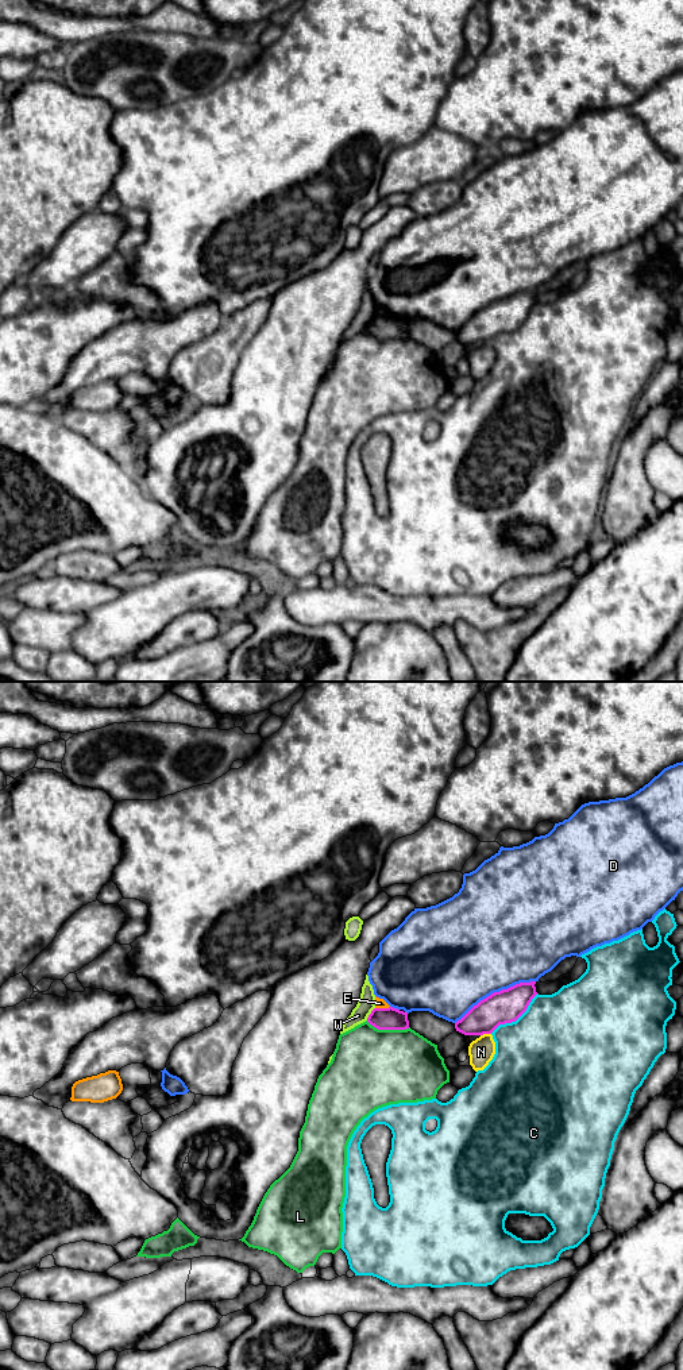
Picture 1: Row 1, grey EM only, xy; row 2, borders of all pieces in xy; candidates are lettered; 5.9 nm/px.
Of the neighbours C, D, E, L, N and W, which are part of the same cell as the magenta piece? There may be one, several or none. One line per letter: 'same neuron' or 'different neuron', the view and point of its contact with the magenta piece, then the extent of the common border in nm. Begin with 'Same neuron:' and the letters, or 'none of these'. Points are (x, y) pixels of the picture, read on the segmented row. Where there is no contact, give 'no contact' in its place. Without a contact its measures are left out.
Same neuron: none of these
C: different neuron; meets magenta in xy at (516, 1019); contact 380 nm long
D: different neuron; meets magenta in xy at (494, 992); contact 550 nm long
E: different neuron; meets magenta in xy at (382, 1008); contact 90 nm long
L: different neuron; meets magenta in xy at (388, 1029); contact 260 nm long
N: different neuron; meets magenta in xy at (485, 1033); contact 70 nm long
W: different neuron; meets magenta in xy at (370, 1014); contact 90 nm long

